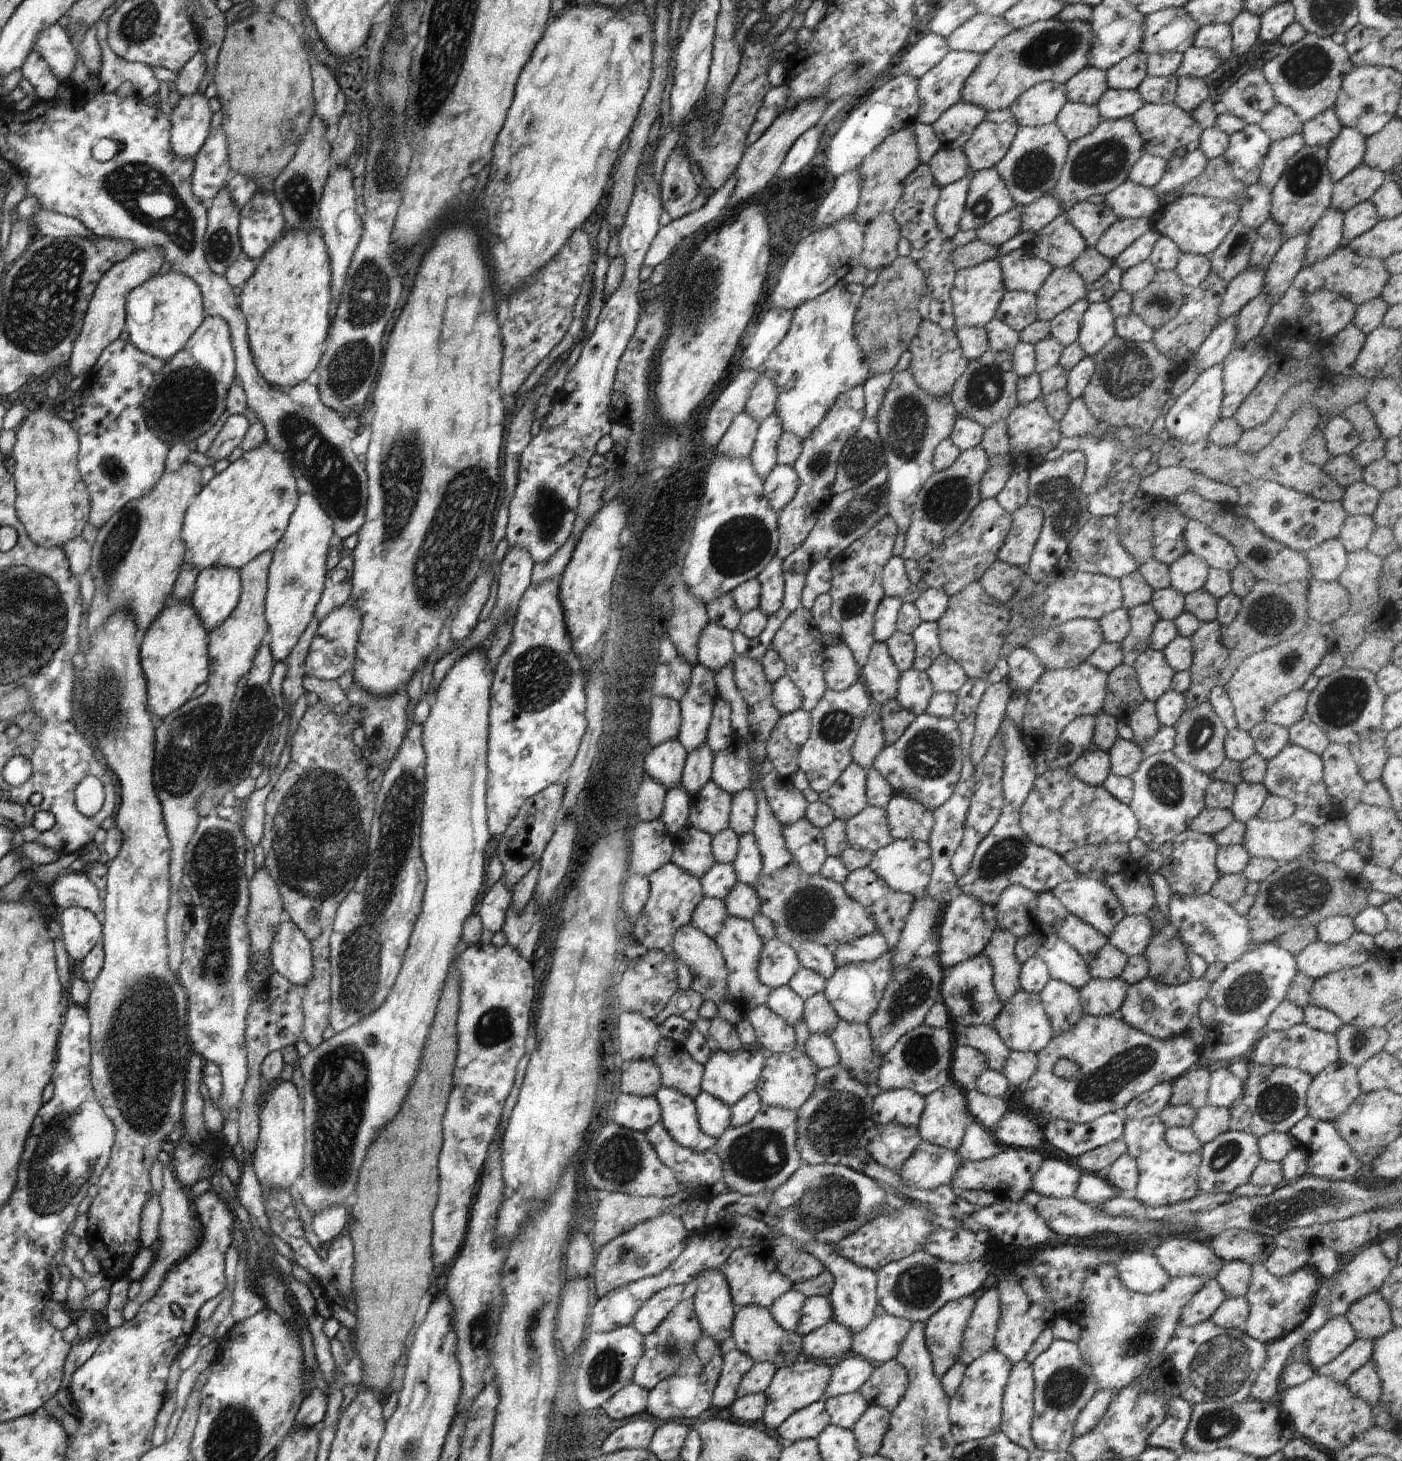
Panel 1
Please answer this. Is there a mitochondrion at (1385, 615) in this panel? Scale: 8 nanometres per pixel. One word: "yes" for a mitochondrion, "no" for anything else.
no

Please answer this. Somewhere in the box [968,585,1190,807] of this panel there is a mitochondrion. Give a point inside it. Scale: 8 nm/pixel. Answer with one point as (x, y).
(1056, 646)

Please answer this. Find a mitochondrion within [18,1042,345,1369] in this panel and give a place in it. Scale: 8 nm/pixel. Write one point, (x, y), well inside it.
(73, 1138)

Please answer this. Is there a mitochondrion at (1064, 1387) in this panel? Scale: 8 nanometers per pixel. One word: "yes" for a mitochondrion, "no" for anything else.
yes

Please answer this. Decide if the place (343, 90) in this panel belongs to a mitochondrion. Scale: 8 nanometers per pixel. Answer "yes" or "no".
no

